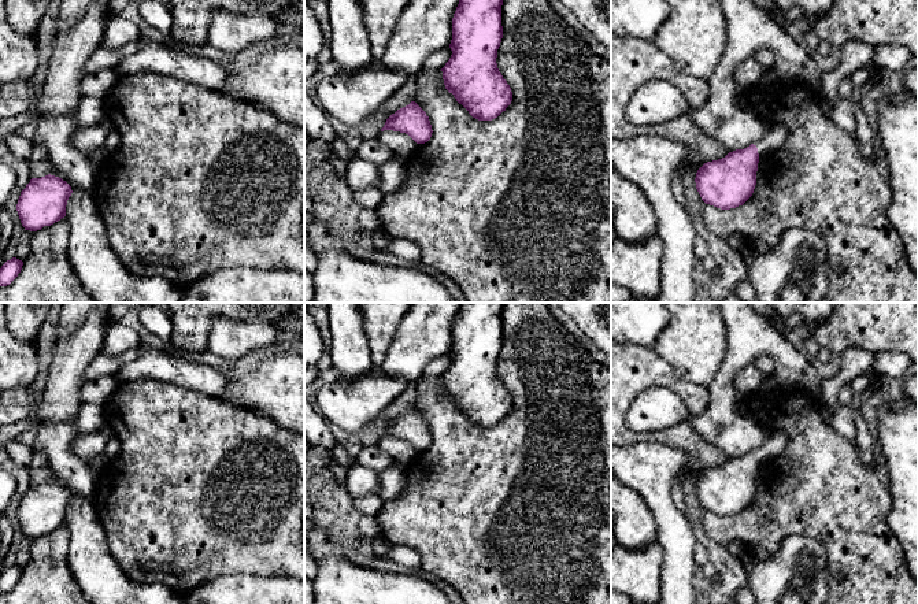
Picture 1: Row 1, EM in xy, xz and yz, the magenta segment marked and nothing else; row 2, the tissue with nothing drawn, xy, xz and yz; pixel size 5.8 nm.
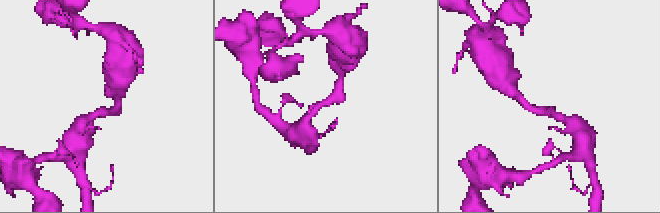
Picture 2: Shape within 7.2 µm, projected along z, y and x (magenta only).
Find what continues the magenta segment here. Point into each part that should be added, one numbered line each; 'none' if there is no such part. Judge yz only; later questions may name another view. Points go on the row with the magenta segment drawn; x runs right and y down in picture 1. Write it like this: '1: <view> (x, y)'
1: yz (776, 136)

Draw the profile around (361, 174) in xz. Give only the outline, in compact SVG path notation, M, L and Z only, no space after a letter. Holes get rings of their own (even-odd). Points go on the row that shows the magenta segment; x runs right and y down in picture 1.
M355 156L351 162L347 163L344 182L352 193L378 188L378 166L359 156Z

